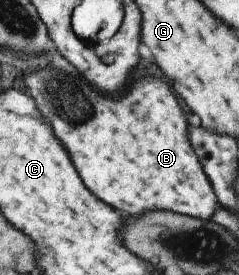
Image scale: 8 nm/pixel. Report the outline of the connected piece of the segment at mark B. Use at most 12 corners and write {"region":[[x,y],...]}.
{"region":[[146,75],[102,95],[19,79],[84,187],[128,217],[209,219],[176,97]]}

